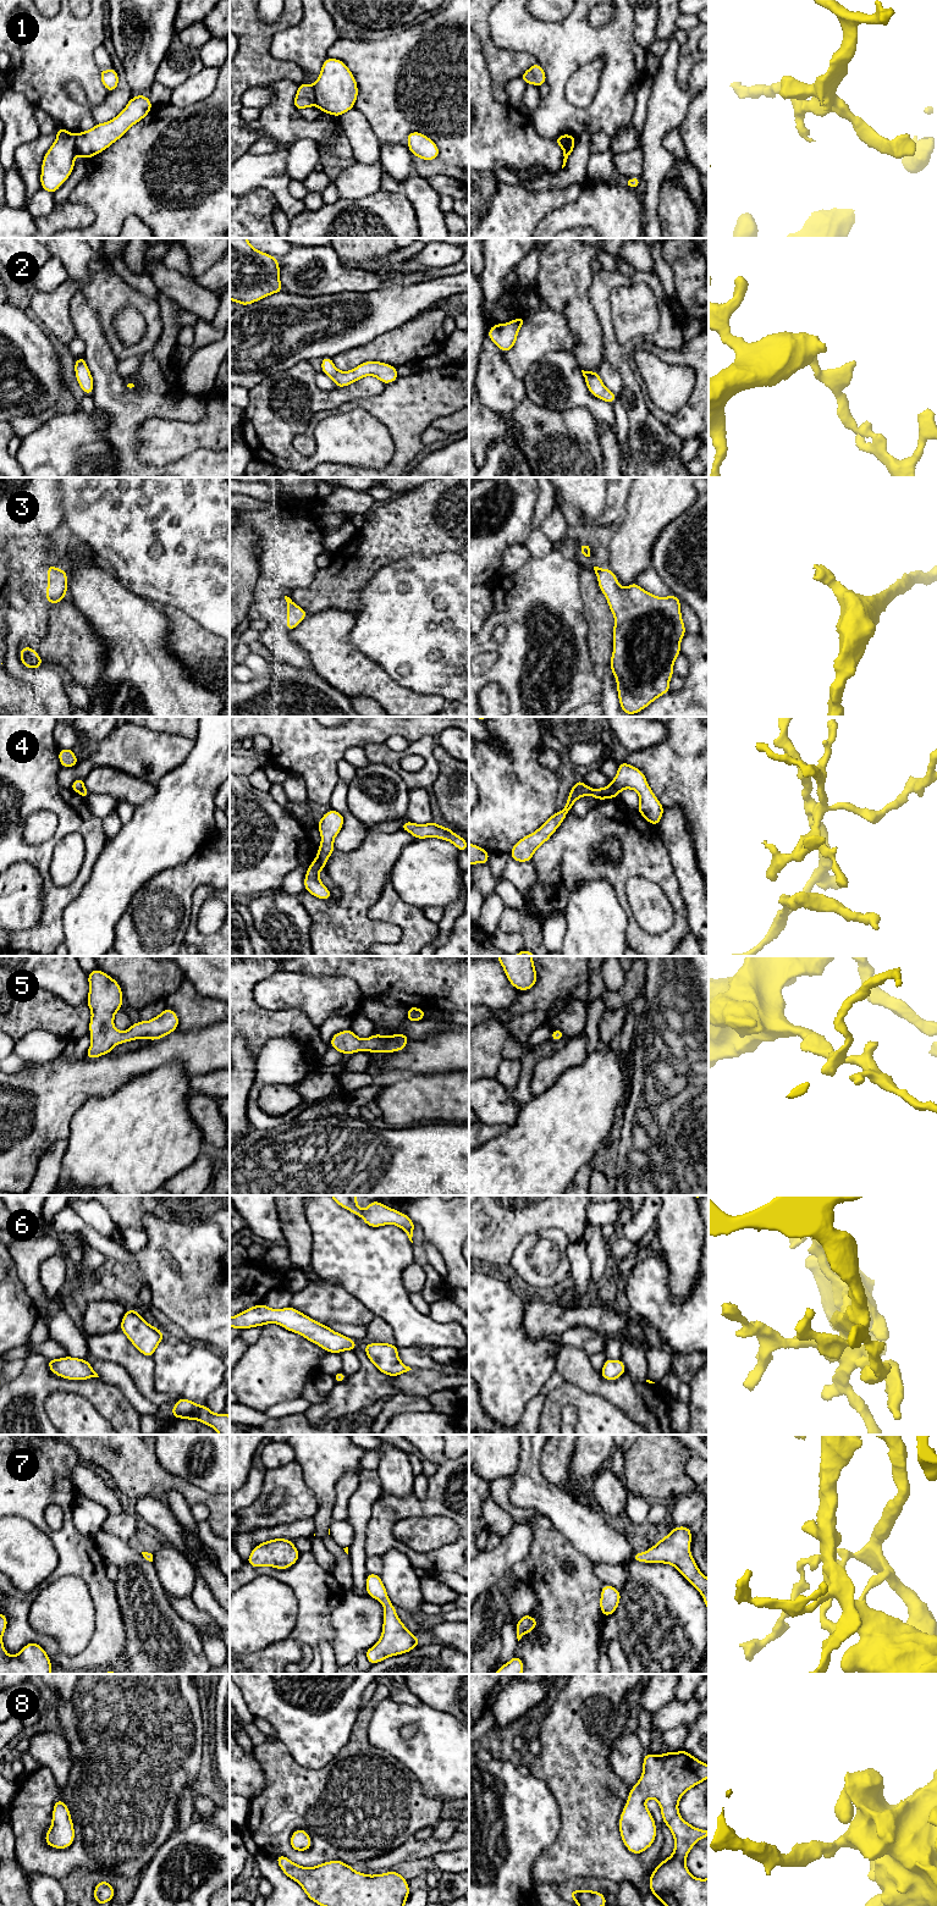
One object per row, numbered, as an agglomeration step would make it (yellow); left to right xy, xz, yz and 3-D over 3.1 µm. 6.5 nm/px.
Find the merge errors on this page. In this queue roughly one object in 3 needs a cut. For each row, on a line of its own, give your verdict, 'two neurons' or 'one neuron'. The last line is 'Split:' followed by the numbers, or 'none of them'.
1: two neurons
2: one neuron
3: one neuron
4: two neurons
5: one neuron
6: one neuron
7: one neuron
8: one neuron
Split: 1, 4

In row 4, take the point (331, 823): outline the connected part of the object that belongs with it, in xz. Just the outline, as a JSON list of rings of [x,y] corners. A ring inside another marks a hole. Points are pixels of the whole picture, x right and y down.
[[[330,810],[318,822],[318,828],[321,835],[321,842],[318,851],[320,862],[325,866],[330,855],[335,851],[334,840],[343,827],[343,814]]]

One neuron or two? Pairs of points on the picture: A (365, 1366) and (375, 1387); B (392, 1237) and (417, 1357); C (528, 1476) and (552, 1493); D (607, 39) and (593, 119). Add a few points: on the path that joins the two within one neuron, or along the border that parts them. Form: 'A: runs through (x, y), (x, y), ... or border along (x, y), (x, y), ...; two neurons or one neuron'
A: runs through (367, 1371), (370, 1382); one neuron
B: border along (409, 1346), (431, 1347); two neurons
C: runs through (534, 1482), (546, 1493); one neuron
D: runs through (613, 59), (612, 99); one neuron

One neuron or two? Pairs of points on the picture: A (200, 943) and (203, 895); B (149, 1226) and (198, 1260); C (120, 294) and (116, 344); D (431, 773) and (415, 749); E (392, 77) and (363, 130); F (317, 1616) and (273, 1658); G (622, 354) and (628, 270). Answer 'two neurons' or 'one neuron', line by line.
A: one neuron
B: one neuron
C: one neuron
D: one neuron
E: two neurons
F: one neuron
G: two neurons

